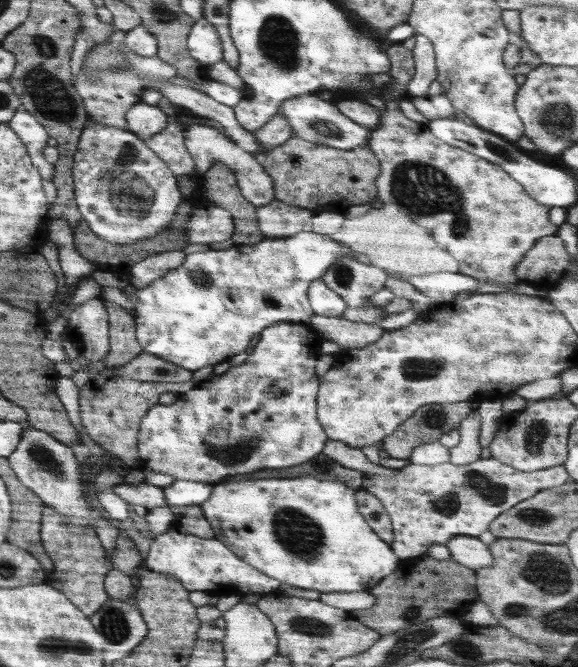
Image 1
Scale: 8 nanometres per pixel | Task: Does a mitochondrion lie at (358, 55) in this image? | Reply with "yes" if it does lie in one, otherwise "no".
no

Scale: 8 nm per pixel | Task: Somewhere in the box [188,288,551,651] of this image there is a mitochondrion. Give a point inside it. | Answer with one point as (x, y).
(301, 536)

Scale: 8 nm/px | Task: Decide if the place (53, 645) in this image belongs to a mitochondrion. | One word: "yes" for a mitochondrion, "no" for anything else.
yes

